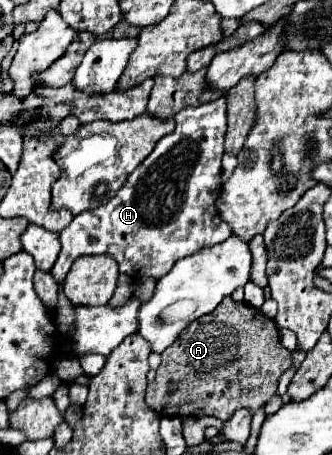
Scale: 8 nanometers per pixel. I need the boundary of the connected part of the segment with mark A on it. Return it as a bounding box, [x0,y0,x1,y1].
[145,296,291,421]

